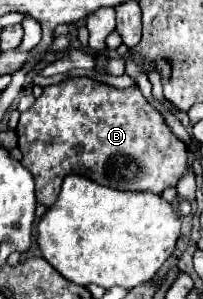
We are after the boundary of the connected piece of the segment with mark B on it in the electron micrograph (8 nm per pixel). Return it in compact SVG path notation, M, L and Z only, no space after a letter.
M73 77L59 85L45 87L35 105L19 117L17 145L23 153L21 165L35 177L37 201L45 207L57 201L61 179L71 173L85 175L99 185L119 191L151 191L159 195L163 189L175 187L179 177L187 171L187 145L173 135L161 113L141 95L139 87L115 89L89 77Z

